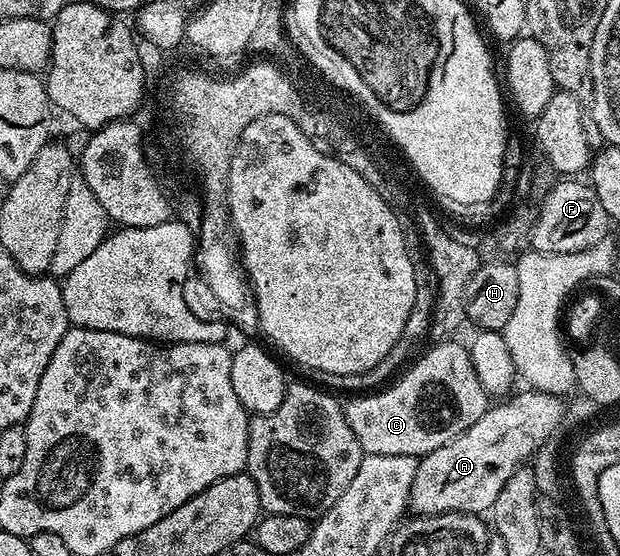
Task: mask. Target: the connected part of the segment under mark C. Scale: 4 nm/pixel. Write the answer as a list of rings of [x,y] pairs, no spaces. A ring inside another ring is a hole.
[[[457,340],[438,341],[433,344],[437,346],[431,347],[384,388],[350,397],[350,402],[344,403],[347,424],[351,424],[365,454],[402,454],[420,460],[465,434],[489,409],[491,395],[476,375],[470,347],[465,342],[453,341]]]

